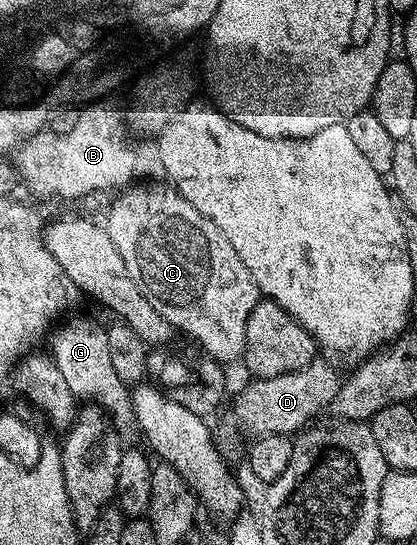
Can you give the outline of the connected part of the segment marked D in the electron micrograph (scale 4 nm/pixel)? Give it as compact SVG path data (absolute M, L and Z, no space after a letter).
M322 360L310 362L305 368L289 372L285 376L255 378L235 398L235 418L239 421L239 430L248 434L248 439L251 440L270 434L294 435L308 424L314 423L315 416L330 407L333 396L337 396L340 383L341 374Z

